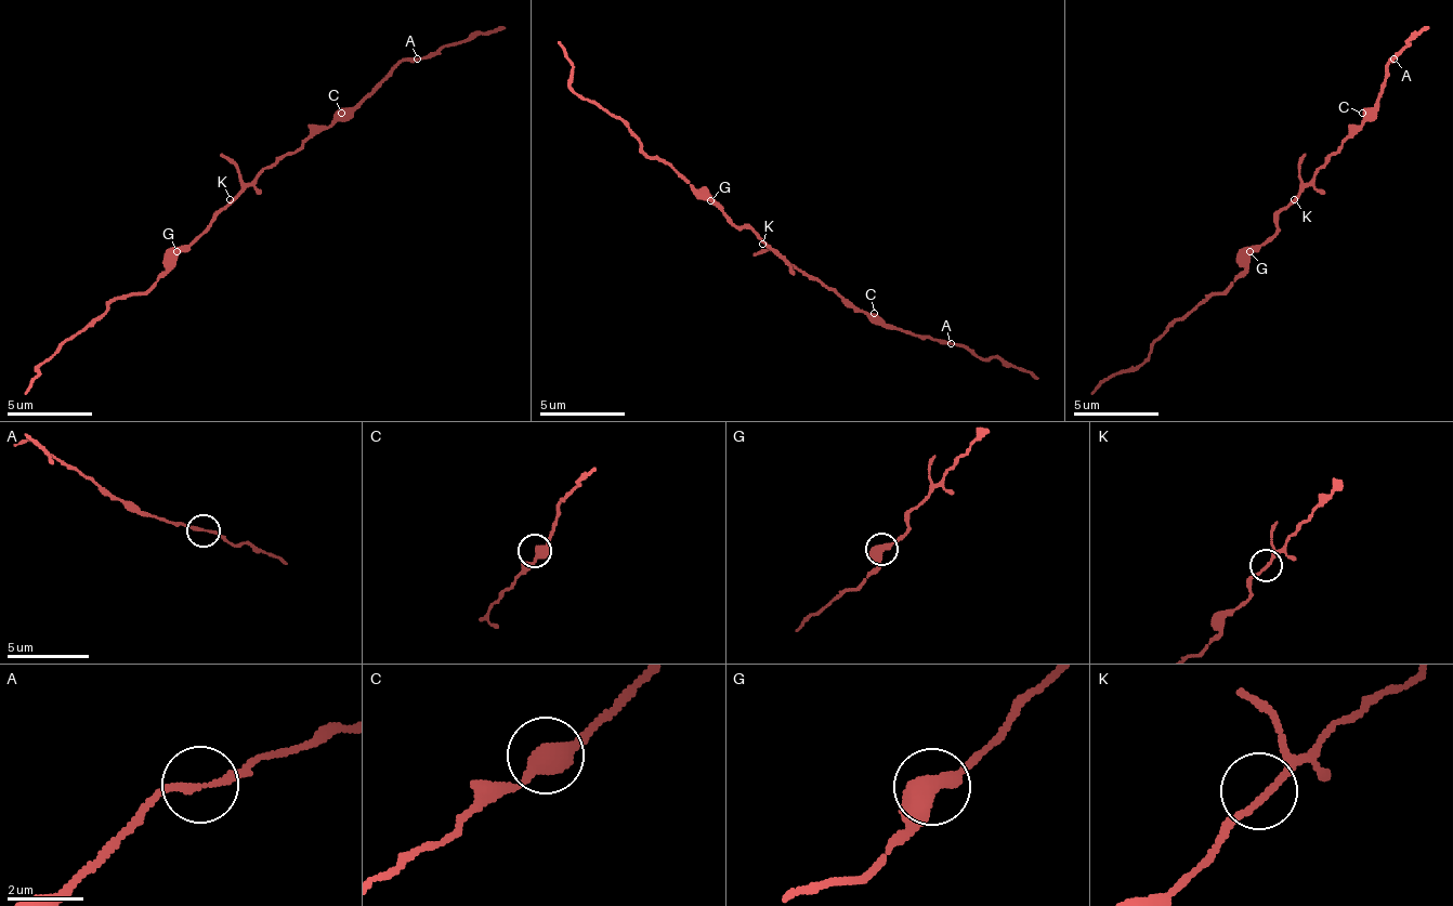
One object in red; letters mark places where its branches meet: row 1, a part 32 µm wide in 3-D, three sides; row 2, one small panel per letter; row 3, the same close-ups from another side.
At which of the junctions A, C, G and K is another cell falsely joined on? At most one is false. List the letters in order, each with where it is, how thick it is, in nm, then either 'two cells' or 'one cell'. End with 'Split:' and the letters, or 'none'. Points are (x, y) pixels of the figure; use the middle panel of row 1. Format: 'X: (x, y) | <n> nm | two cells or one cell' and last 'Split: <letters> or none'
A: (951, 343) | 170 nm | one cell
C: (874, 313) | 400 nm | one cell
G: (710, 200) | 480 nm | two cells
K: (762, 244) | 170 nm | one cell
Split: G

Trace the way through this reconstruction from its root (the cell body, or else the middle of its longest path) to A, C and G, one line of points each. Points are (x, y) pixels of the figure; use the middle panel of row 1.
A: (767, 244), (801, 274), (832, 287), (869, 317), (952, 342)
C: (767, 244), (771, 244), (801, 274), (810, 274), (819, 283), (832, 287), (849, 304), (865, 313), (874, 313)
G: (767, 244), (749, 226), (736, 226), (711, 201)

